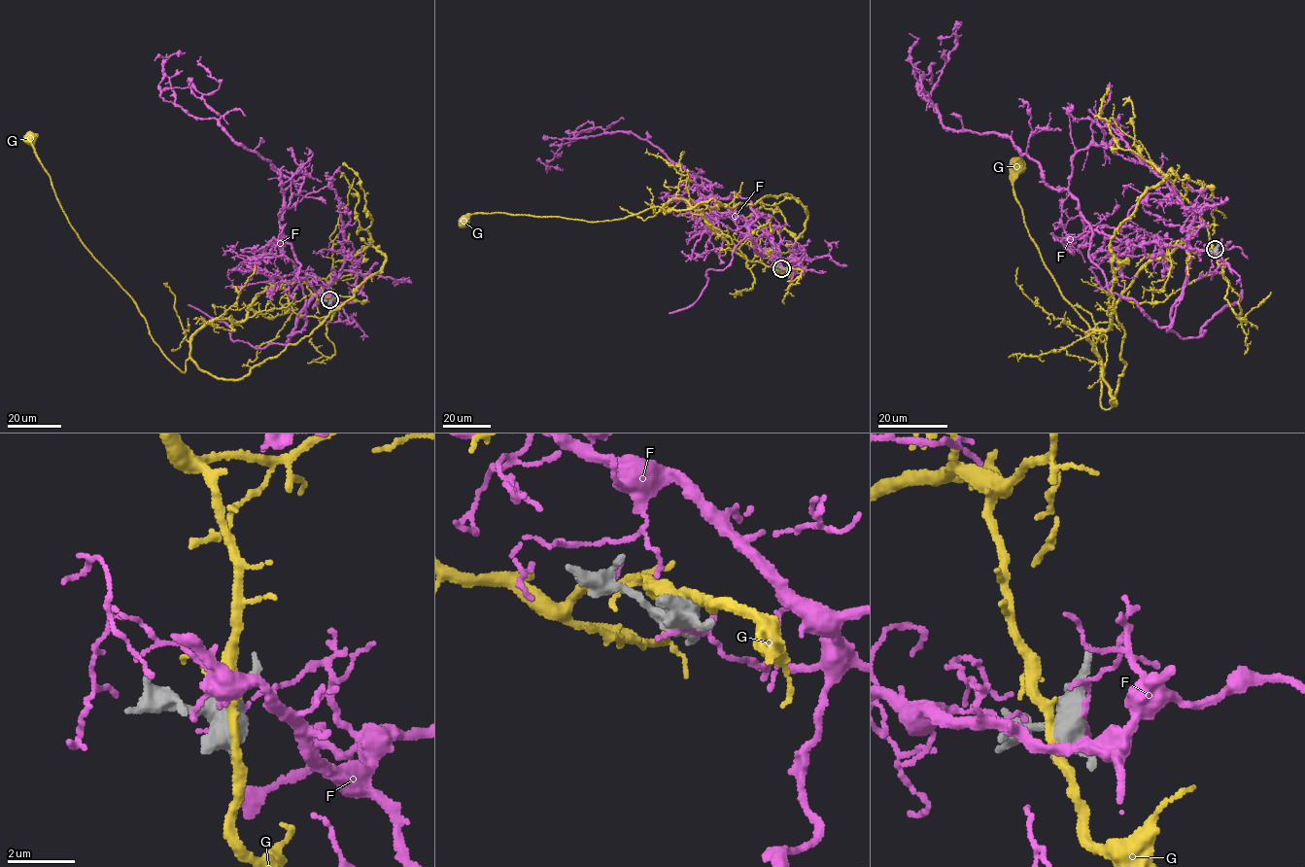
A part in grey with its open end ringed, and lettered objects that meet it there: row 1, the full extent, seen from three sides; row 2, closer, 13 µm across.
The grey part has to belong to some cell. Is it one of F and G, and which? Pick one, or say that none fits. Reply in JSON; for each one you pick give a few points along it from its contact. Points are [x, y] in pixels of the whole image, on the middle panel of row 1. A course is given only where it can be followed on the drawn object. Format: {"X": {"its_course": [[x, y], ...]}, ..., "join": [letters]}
{"join": []}

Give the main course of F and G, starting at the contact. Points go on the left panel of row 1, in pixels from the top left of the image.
F: (330, 301), (341, 305), (268, 243), (282, 236), (279, 172), (175, 103), (162, 66), (185, 52)
G: (330, 302), (325, 279), (263, 290), (243, 320), (215, 318), (192, 336), (182, 371), (69, 223), (31, 137)

